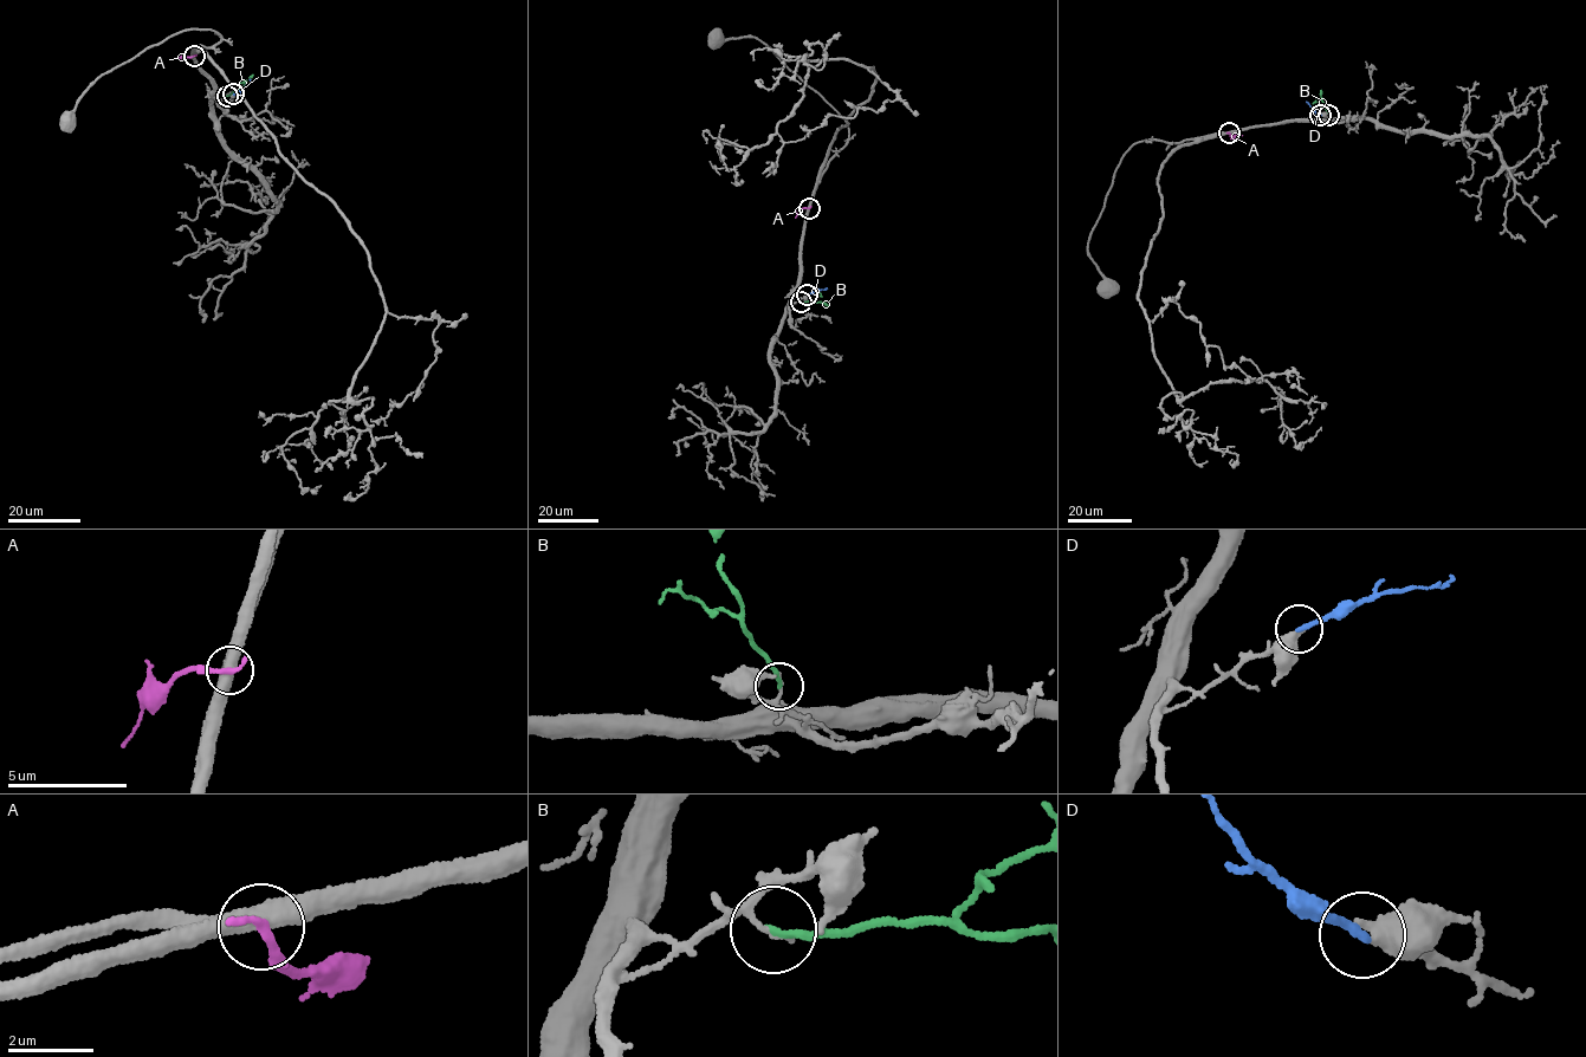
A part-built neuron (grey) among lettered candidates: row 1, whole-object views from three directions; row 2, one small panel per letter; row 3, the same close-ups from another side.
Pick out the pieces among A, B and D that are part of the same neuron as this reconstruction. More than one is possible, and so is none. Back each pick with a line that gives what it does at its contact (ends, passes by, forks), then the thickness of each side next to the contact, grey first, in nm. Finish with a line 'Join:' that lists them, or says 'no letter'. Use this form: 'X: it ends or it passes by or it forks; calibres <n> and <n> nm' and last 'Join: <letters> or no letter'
D: it ends; calibres 550 and 200 nm
Join: D

